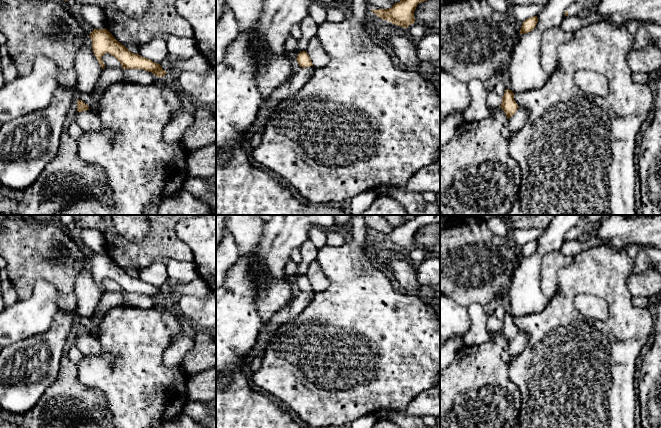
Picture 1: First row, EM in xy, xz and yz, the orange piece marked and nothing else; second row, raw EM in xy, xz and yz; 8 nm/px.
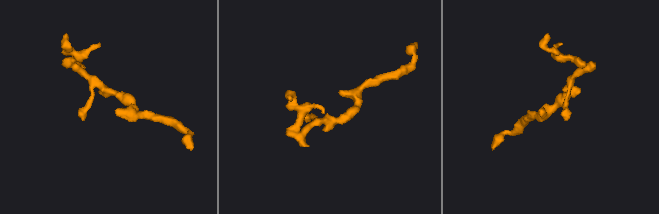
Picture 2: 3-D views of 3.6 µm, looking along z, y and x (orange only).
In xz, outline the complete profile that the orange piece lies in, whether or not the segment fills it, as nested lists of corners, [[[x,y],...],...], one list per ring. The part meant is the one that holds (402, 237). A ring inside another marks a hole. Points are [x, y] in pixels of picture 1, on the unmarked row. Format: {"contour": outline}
{"contour": [[[417,215],[414,219],[395,227],[389,233],[372,233],[372,236],[383,244],[407,252],[415,246],[414,235],[421,226],[440,222],[440,215]]]}

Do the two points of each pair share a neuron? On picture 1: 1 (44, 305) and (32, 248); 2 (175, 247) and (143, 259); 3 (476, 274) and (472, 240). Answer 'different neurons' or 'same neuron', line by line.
1: different neurons
2: same neuron
3: same neuron

